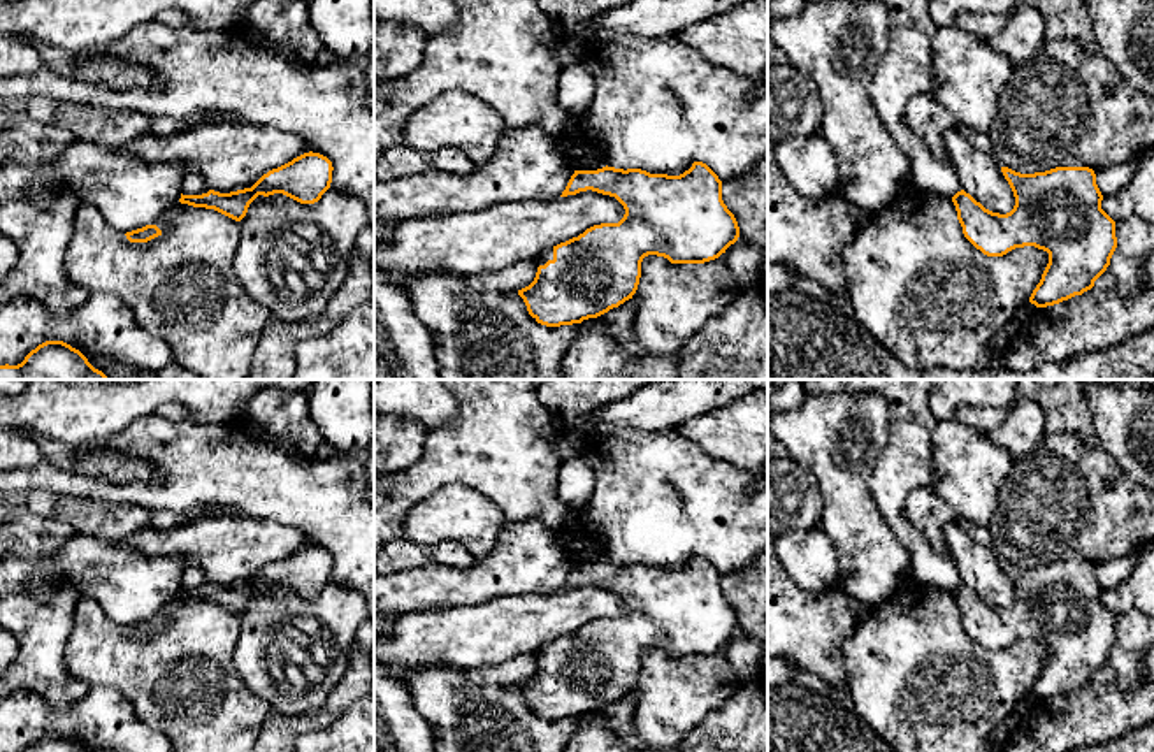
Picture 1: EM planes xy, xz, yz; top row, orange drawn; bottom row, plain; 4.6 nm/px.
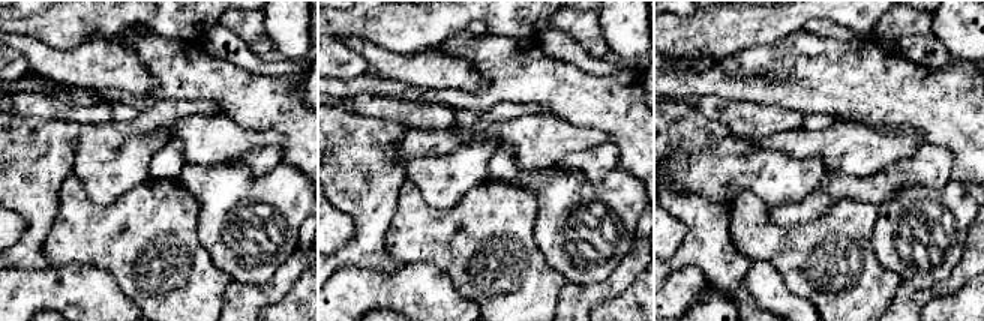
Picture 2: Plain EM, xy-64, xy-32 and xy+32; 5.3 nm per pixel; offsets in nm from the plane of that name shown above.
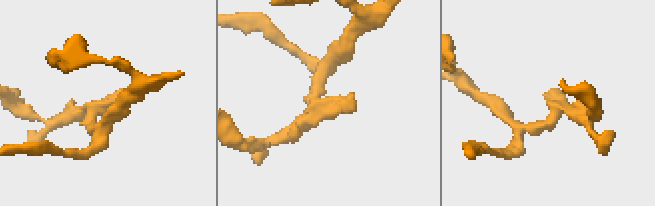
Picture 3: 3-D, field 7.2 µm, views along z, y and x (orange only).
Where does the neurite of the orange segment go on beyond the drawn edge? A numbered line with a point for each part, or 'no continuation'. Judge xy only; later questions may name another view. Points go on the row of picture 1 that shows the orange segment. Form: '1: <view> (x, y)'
no continuation

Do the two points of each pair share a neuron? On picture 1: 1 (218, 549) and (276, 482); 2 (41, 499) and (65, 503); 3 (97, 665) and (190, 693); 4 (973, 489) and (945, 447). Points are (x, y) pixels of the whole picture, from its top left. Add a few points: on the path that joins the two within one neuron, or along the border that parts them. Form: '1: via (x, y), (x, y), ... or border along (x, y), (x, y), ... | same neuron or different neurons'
1: border along (215, 513), (246, 515), (285, 527) | different neurons
2: via (46, 503), (60, 503) | same neuron
3: via (120, 665), (134, 665), (167, 675) | same neuron
4: via (972, 478), (972, 473), (956, 457) | same neuron

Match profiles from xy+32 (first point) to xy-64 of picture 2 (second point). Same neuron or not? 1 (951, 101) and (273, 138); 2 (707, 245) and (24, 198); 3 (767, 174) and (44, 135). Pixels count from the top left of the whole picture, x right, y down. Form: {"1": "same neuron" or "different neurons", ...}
{"1": "different neurons", "2": "same neuron", "3": "different neurons"}

